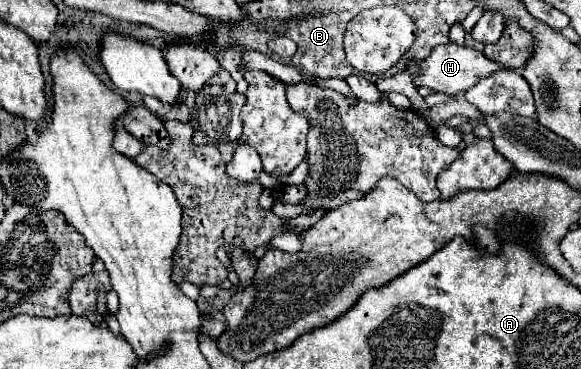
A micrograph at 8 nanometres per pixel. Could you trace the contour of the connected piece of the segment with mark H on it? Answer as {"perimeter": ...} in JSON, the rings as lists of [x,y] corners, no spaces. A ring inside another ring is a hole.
{"perimeter":[[[455,43],[437,45],[427,59],[407,61],[407,73],[413,77],[413,83],[417,87],[429,87],[431,91],[441,91],[451,95],[471,89],[473,85],[477,85],[481,77],[485,77],[487,73],[493,73],[495,69],[501,69],[501,65],[489,61],[481,51],[467,45],[455,45]]]}

